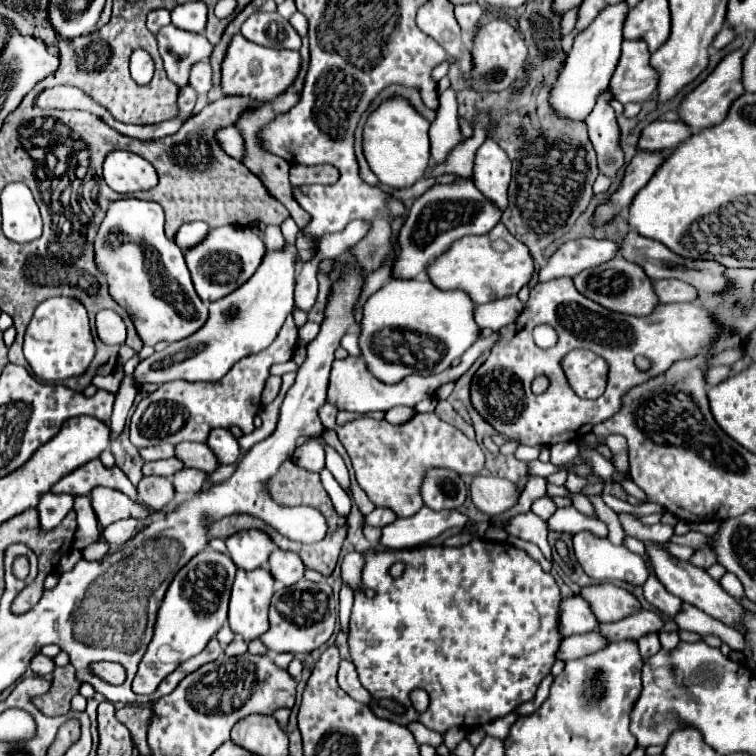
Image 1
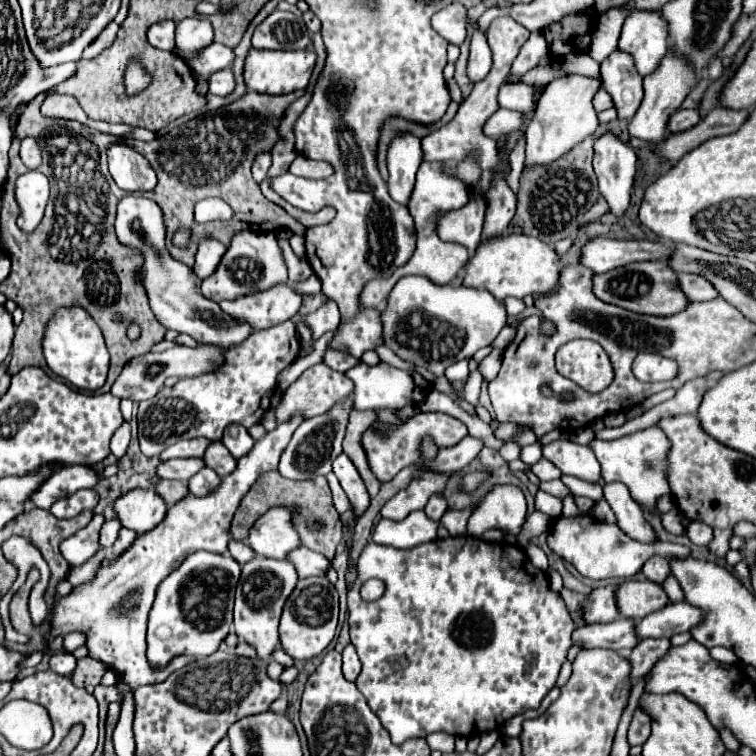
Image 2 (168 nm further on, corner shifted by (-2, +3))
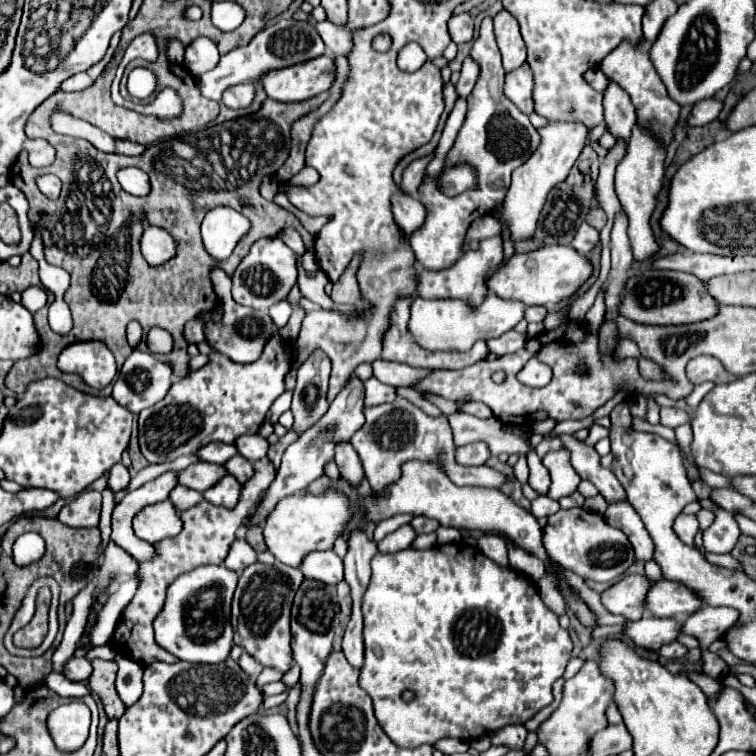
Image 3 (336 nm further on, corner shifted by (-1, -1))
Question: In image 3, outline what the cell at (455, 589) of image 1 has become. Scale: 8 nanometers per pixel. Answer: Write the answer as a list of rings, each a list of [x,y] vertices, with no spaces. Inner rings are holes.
[[[463,541],[431,547],[431,549],[425,549],[425,551],[407,549],[407,551],[399,551],[399,553],[391,553],[391,555],[377,553],[373,557],[371,569],[373,569],[373,575],[371,575],[369,587],[363,595],[363,601],[361,601],[361,611],[363,611],[363,619],[365,619],[365,631],[363,631],[365,665],[361,667],[359,685],[373,699],[375,717],[377,717],[381,729],[389,735],[389,739],[393,743],[397,743],[397,747],[415,749],[415,747],[425,745],[425,743],[433,745],[435,741],[439,741],[443,737],[473,741],[473,739],[479,739],[483,735],[489,735],[489,733],[493,733],[493,731],[497,731],[505,725],[525,723],[537,711],[541,711],[545,705],[549,705],[553,701],[551,687],[559,677],[563,677],[567,661],[571,657],[573,643],[571,643],[569,631],[563,629],[559,625],[559,617],[549,607],[545,607],[545,603],[539,597],[537,585],[527,575],[517,573],[511,567],[497,565],[495,561],[487,559],[477,547],[467,545]],[[405,691],[413,691],[415,697],[411,701],[405,701],[403,699]]]

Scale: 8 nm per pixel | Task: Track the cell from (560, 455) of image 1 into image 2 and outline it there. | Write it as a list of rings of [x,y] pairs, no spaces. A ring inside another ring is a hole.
[[[540,459],[538,463],[532,465],[532,473],[540,479],[540,481],[552,481],[552,479],[560,479],[560,471],[558,467],[554,467],[550,461],[546,459]]]

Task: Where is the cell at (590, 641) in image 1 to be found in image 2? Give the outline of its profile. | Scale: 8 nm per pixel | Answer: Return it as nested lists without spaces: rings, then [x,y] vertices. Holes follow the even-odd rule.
[[[618,617],[610,623],[594,623],[586,625],[574,631],[572,635],[574,643],[582,643],[584,647],[604,647],[614,651],[630,651],[640,643],[640,637],[636,633],[636,621]]]

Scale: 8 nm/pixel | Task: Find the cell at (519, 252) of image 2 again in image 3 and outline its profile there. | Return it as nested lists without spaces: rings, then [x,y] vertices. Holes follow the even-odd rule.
[[[539,247],[537,251],[515,253],[509,261],[503,261],[499,269],[493,271],[489,279],[485,279],[485,287],[501,299],[521,301],[525,305],[543,305],[551,309],[557,307],[561,301],[569,301],[579,285],[591,275],[591,269],[591,263],[573,247]]]

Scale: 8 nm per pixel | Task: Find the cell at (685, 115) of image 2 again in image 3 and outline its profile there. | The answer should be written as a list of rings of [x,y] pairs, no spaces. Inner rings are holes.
[[[713,97],[699,101],[699,103],[691,109],[691,113],[689,113],[689,117],[687,117],[687,125],[689,125],[689,127],[701,127],[701,125],[711,123],[711,121],[719,115],[721,107],[723,107],[723,103],[717,101],[717,99],[713,99]]]

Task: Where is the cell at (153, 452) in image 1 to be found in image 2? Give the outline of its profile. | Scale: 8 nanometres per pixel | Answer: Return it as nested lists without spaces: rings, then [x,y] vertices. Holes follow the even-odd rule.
[[[190,439],[190,441],[178,441],[174,447],[168,447],[160,459],[176,459],[176,457],[204,457],[206,447],[210,445],[210,439]]]

